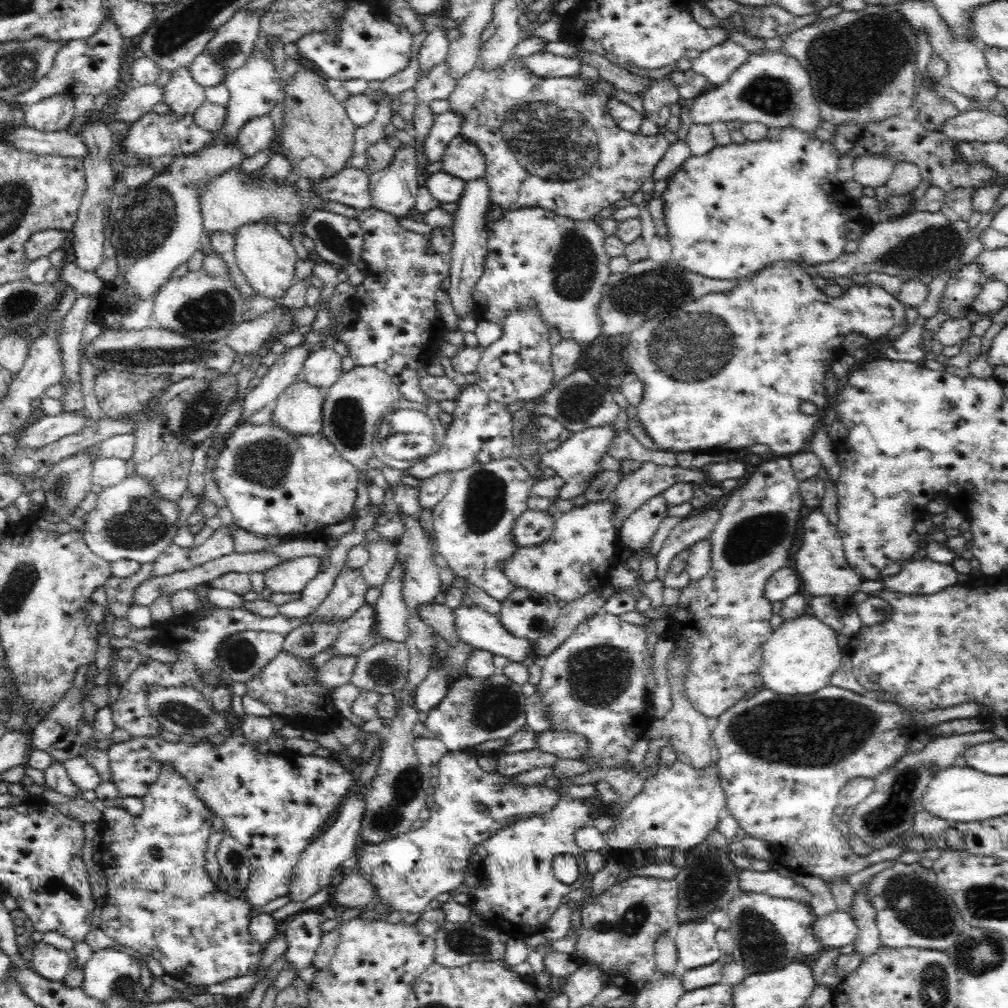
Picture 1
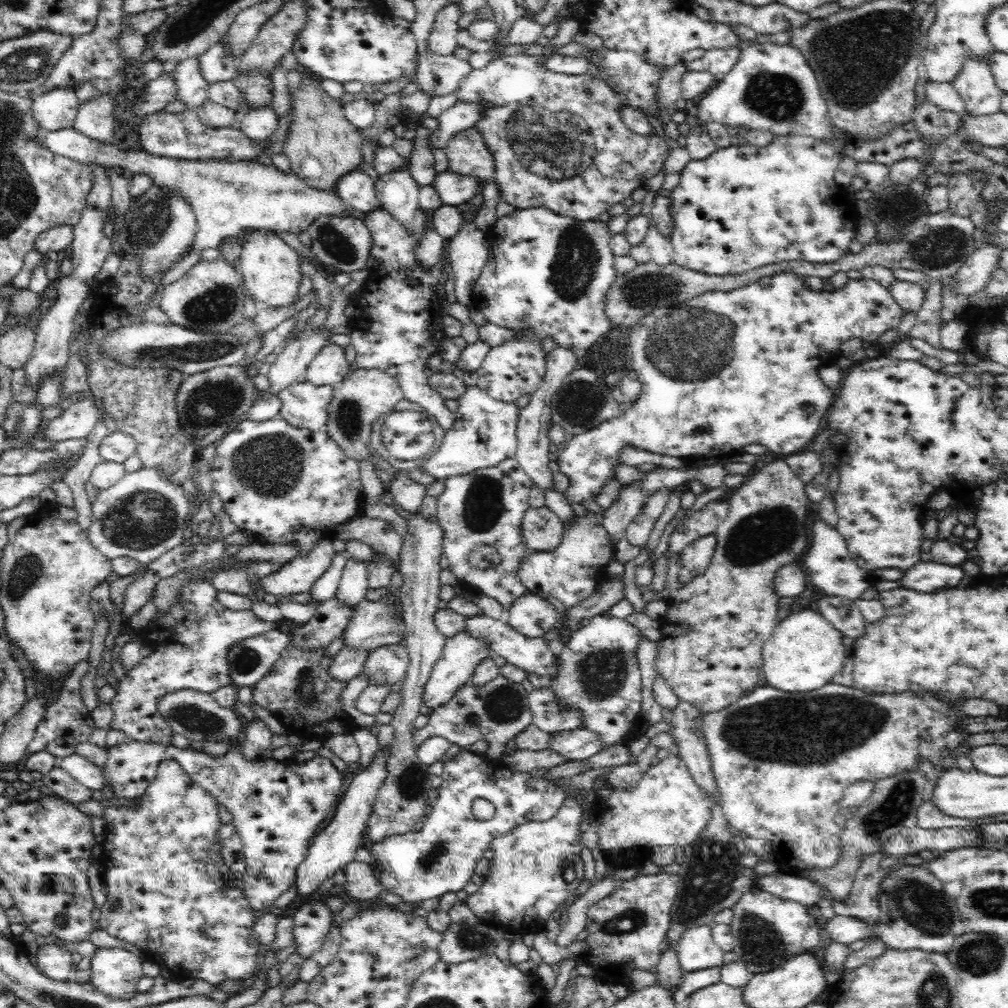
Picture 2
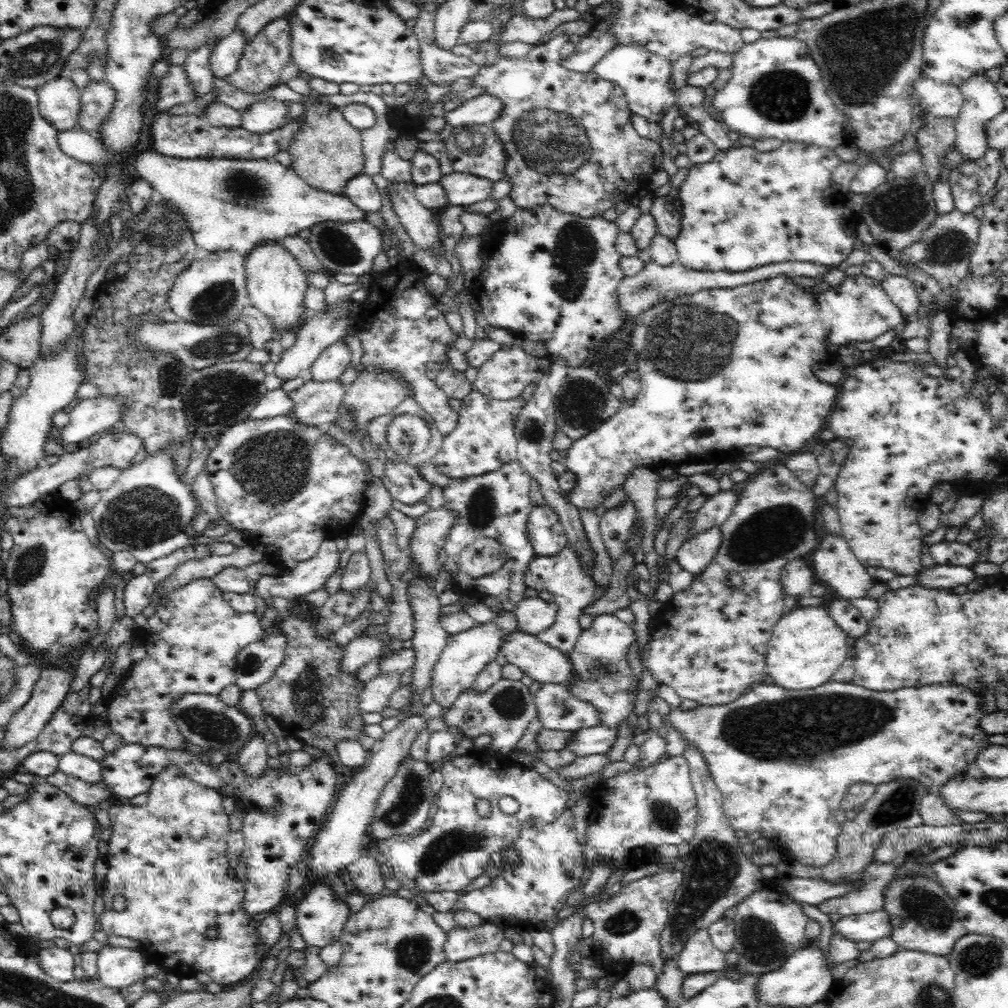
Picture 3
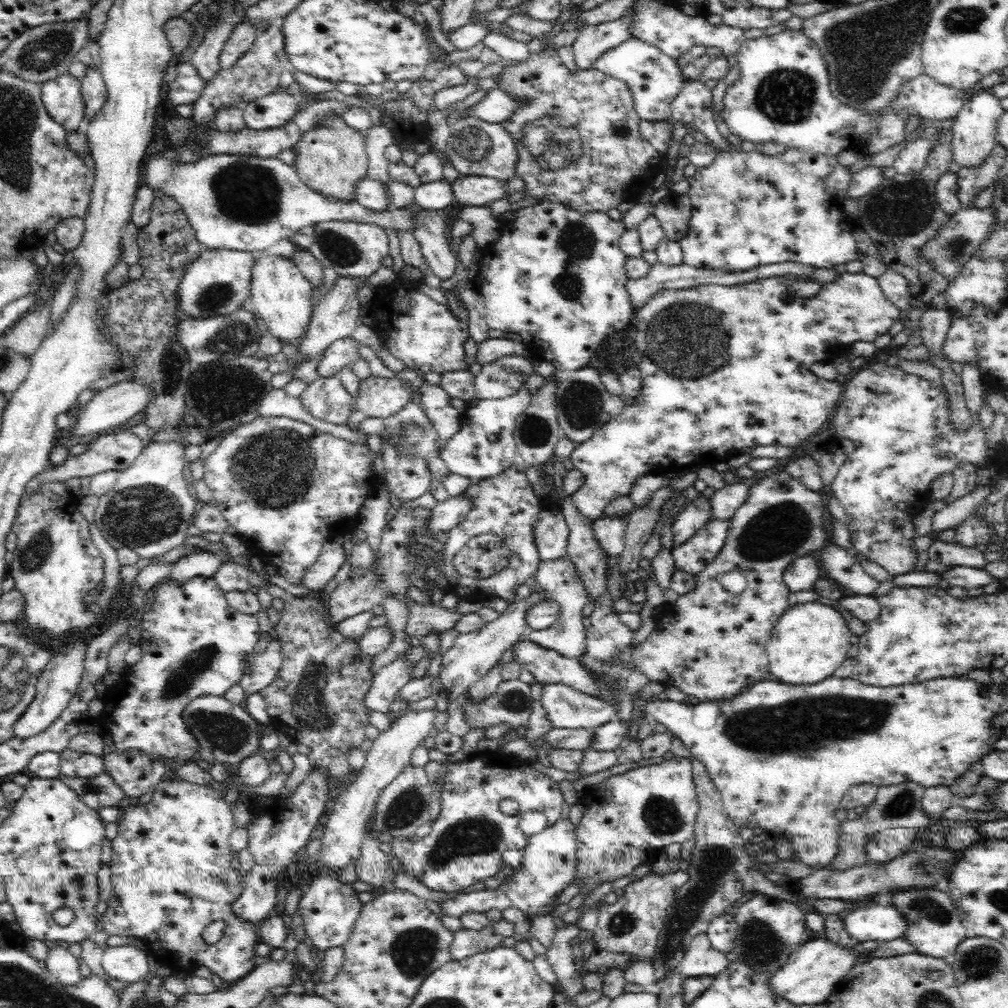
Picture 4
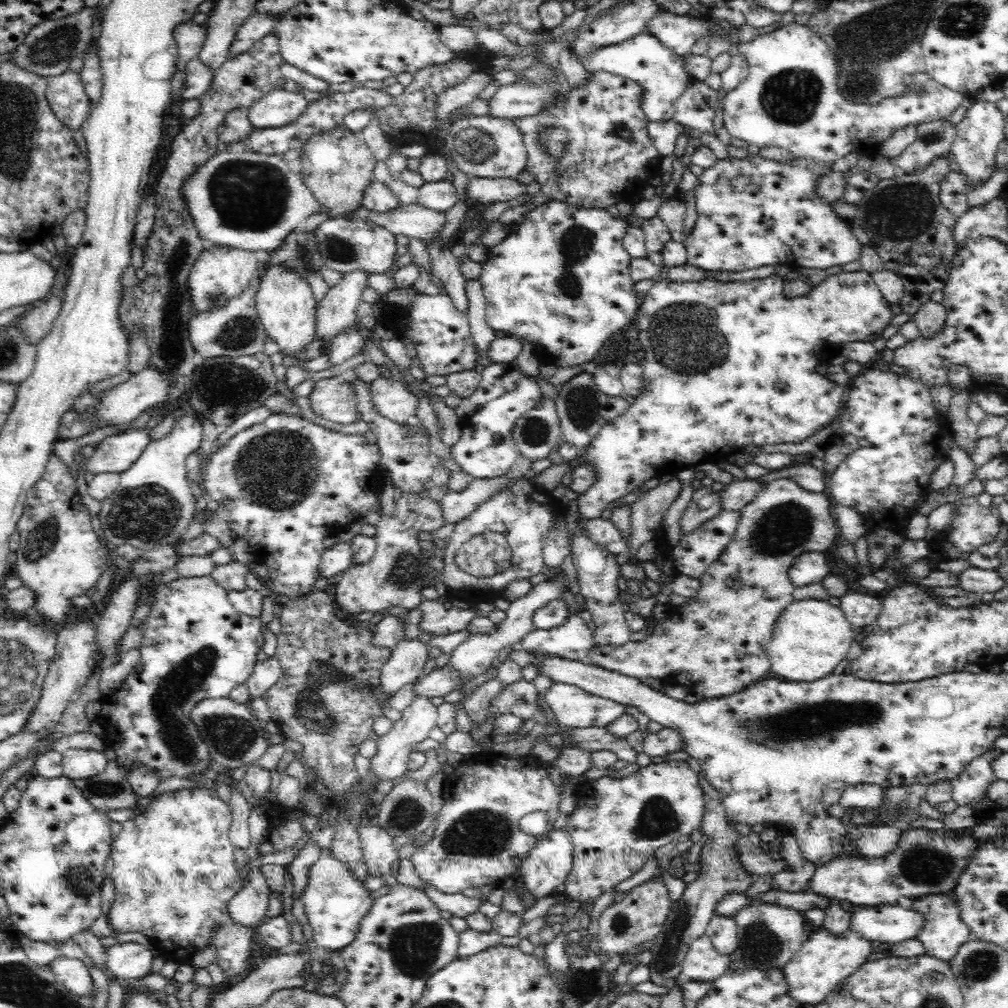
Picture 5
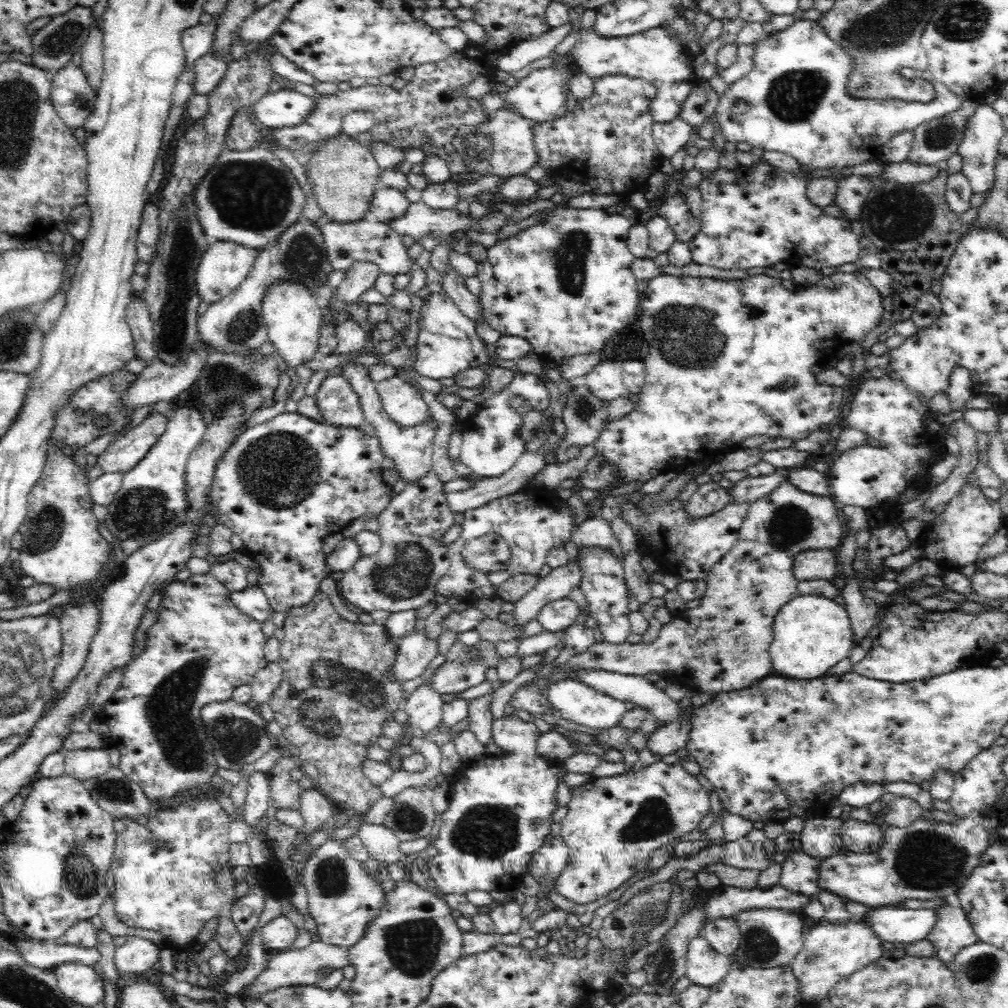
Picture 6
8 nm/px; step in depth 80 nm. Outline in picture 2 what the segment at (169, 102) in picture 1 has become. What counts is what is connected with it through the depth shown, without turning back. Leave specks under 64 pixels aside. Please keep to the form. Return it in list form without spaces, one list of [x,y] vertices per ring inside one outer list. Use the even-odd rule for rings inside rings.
[[[198,57],[181,60],[172,75],[176,84],[176,100],[189,107],[199,107],[208,99],[209,85],[204,81],[198,67]]]

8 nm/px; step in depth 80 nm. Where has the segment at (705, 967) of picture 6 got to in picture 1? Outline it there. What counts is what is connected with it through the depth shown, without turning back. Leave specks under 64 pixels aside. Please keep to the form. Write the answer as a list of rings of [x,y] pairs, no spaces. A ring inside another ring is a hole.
[[[709,917],[677,924],[673,940],[677,948],[679,968],[682,971],[712,964],[721,957],[715,939],[718,929]]]

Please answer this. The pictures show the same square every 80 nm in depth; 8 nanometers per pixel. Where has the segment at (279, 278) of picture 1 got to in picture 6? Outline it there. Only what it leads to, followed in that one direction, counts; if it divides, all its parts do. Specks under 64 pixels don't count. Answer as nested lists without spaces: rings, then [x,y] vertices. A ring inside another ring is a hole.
[[[275,281],[266,288],[261,312],[267,338],[276,347],[277,353],[286,361],[288,369],[293,369],[318,355],[319,330],[324,324],[324,313],[316,304],[313,291],[294,281]]]

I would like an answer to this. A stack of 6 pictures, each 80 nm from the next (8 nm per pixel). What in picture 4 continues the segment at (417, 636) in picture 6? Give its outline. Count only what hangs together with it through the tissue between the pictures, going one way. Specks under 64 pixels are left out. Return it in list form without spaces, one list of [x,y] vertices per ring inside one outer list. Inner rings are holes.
[[[400,655],[372,676],[370,688],[362,700],[372,715],[394,718],[394,713],[388,711],[388,706],[394,702],[398,690],[410,680],[412,667],[404,661],[404,655]]]

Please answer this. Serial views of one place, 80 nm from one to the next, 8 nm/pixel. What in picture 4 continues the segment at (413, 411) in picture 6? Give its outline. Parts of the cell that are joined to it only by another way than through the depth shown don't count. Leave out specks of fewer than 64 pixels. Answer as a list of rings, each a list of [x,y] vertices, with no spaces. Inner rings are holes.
[[[370,375],[360,380],[357,392],[358,394],[355,397],[350,398],[350,410],[351,412],[352,410],[359,410],[360,413],[363,413],[368,418],[389,418],[402,410],[408,404],[408,399],[410,398],[408,392],[402,387],[400,379],[396,377],[387,378]]]

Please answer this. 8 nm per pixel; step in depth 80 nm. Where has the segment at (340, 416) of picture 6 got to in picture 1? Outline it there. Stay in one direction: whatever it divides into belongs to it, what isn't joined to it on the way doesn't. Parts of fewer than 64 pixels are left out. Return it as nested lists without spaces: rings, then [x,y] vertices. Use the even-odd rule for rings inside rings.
[[[305,380],[290,384],[274,402],[270,424],[282,428],[292,437],[319,435],[322,429],[322,400],[325,392],[326,390],[310,386]]]

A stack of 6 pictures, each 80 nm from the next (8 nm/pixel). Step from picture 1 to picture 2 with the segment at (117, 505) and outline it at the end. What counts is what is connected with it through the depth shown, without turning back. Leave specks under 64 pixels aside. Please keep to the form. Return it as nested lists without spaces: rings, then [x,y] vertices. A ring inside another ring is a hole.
[[[144,468],[125,475],[115,484],[97,493],[97,499],[91,503],[92,522],[87,528],[88,539],[106,558],[130,557],[146,566],[156,560],[166,550],[183,542],[184,518],[189,513],[188,499],[182,487],[172,485],[160,469]]]

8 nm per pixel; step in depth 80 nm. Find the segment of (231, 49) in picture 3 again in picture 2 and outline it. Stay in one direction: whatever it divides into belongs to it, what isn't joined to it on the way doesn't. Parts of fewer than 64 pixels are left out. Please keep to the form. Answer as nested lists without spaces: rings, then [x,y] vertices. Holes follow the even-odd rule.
[[[222,43],[213,44],[198,57],[200,74],[208,85],[228,81],[238,71],[232,57],[226,53]]]

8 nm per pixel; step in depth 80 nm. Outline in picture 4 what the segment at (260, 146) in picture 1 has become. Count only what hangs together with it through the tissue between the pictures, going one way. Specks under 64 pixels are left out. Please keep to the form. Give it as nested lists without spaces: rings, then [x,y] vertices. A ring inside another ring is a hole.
[[[271,93],[242,106],[246,127],[263,131],[284,126],[298,112],[299,98]]]

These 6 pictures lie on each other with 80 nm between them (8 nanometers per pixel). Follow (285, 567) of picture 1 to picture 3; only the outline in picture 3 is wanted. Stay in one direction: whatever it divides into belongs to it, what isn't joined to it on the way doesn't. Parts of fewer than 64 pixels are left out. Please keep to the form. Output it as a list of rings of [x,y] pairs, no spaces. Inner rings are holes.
[[[323,540],[314,556],[295,565],[292,571],[284,570],[278,576],[262,576],[257,582],[255,592],[263,599],[270,597],[275,599],[276,596],[281,596],[288,600],[297,601],[311,591],[322,589],[322,584],[326,582],[328,576],[331,576],[338,569],[340,554],[334,540]]]

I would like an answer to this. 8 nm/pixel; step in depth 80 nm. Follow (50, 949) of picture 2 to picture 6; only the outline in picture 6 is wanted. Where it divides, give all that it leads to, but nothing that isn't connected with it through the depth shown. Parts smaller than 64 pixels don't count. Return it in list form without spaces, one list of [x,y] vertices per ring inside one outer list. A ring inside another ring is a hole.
[[[62,962],[51,970],[61,991],[76,1004],[90,1007],[104,998],[104,987],[97,968],[81,962]]]

